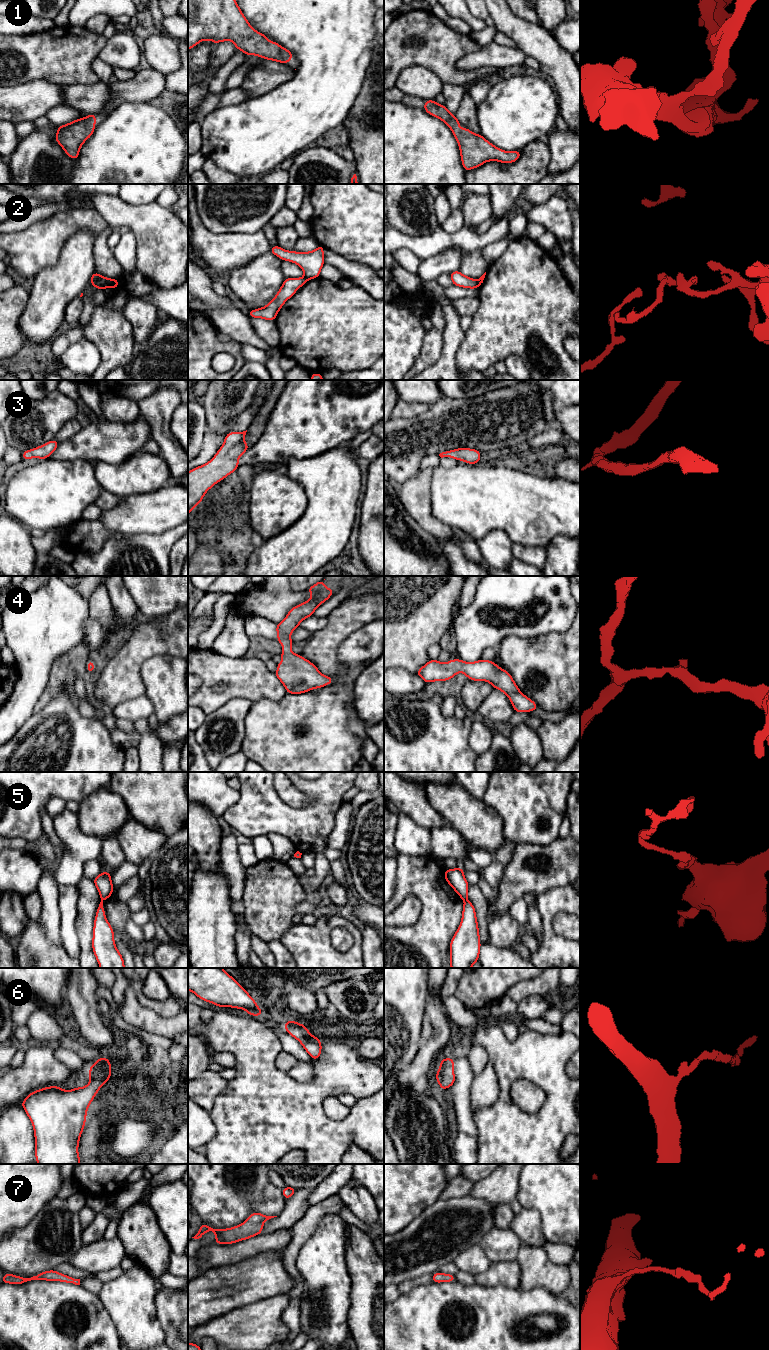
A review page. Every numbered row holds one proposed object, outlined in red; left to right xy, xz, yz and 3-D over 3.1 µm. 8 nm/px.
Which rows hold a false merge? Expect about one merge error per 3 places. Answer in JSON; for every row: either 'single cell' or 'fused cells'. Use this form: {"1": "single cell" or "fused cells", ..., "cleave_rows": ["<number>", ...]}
{"1": "single cell", "2": "fused cells", "3": "single cell", "4": "single cell", "5": "fused cells", "6": "single cell", "7": "single cell", "cleave_rows": ["2", "5"]}

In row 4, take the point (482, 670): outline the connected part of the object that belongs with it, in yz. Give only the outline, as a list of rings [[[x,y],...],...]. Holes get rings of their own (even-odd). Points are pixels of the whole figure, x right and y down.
[[[451,659],[447,663],[429,660],[415,674],[427,684],[450,680],[458,672],[464,673],[468,679],[473,681],[487,681],[495,689],[504,692],[511,701],[515,712],[531,712],[538,708],[534,701],[519,690],[509,672],[490,660],[480,659],[472,663],[461,659]]]

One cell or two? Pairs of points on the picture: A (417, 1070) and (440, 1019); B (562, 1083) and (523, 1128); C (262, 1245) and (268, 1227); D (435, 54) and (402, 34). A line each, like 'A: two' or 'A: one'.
A: one
B: one
C: two
D: one

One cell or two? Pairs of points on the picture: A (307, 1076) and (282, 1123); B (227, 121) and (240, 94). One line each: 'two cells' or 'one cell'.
A: two cells
B: two cells

